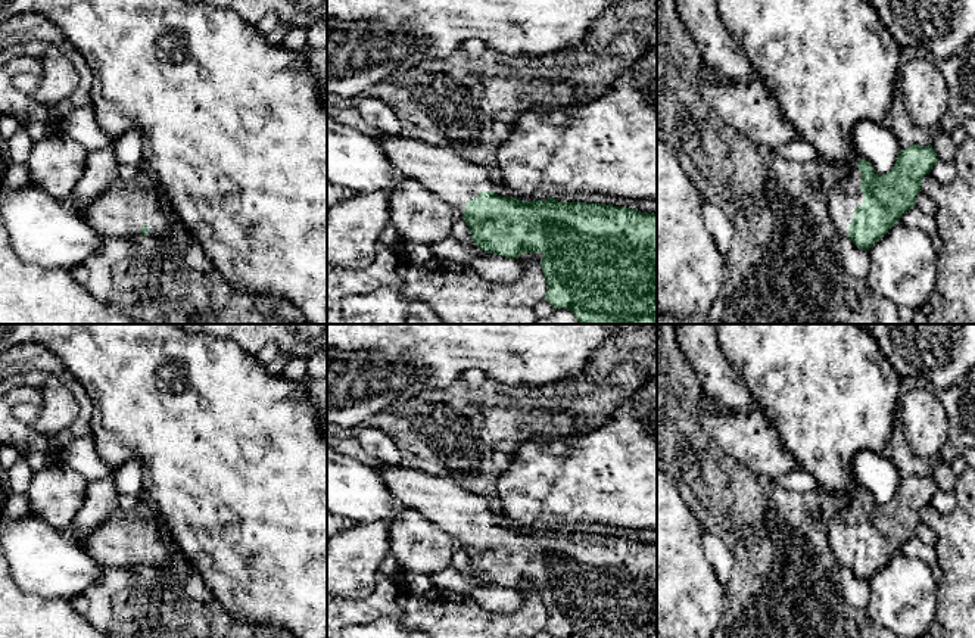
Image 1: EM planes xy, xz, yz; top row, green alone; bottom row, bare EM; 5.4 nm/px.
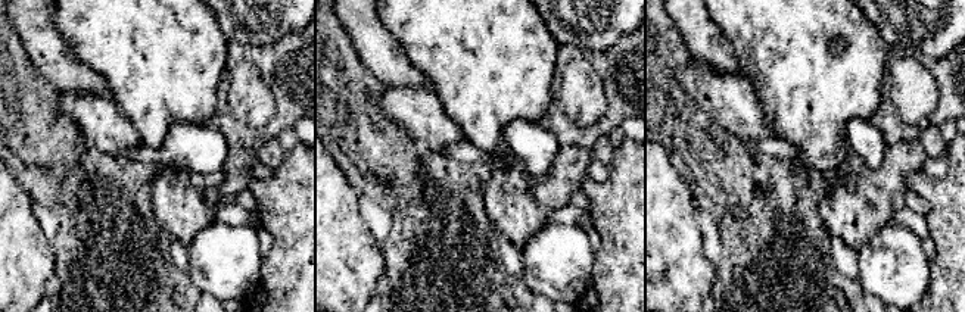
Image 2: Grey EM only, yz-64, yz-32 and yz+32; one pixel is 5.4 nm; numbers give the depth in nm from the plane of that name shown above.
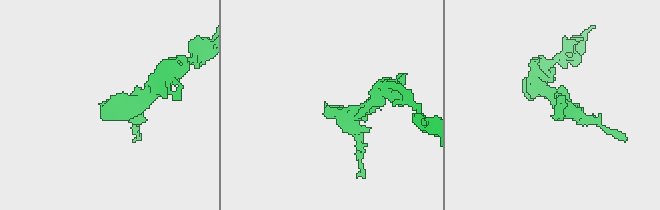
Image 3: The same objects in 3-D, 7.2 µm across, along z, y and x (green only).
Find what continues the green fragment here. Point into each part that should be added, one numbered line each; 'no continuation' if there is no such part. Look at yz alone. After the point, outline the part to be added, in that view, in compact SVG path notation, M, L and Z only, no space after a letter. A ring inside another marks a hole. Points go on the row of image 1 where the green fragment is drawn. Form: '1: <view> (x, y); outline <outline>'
1: yz (846, 196); outline M857 164L840 175L838 183L828 193L828 211L841 236L847 237L854 209L862 205L862 174Z

